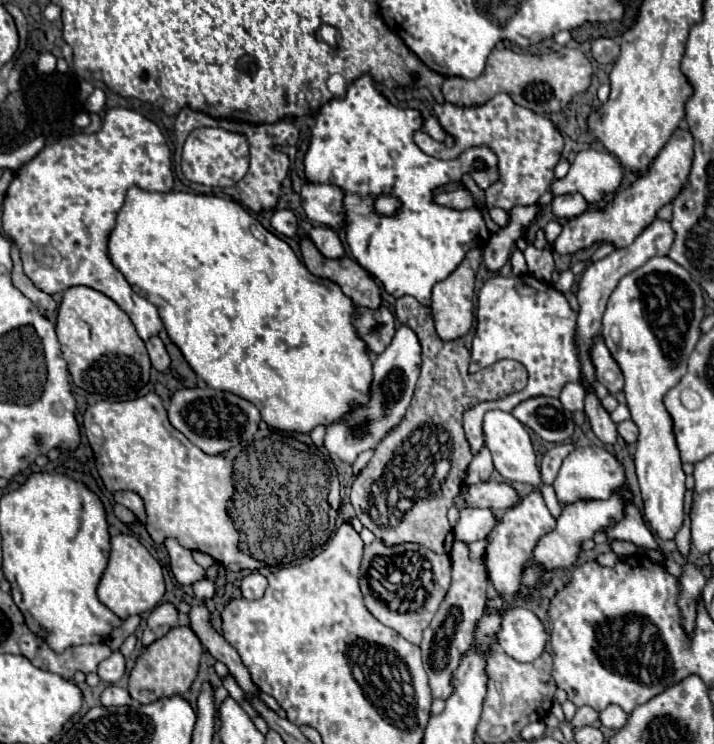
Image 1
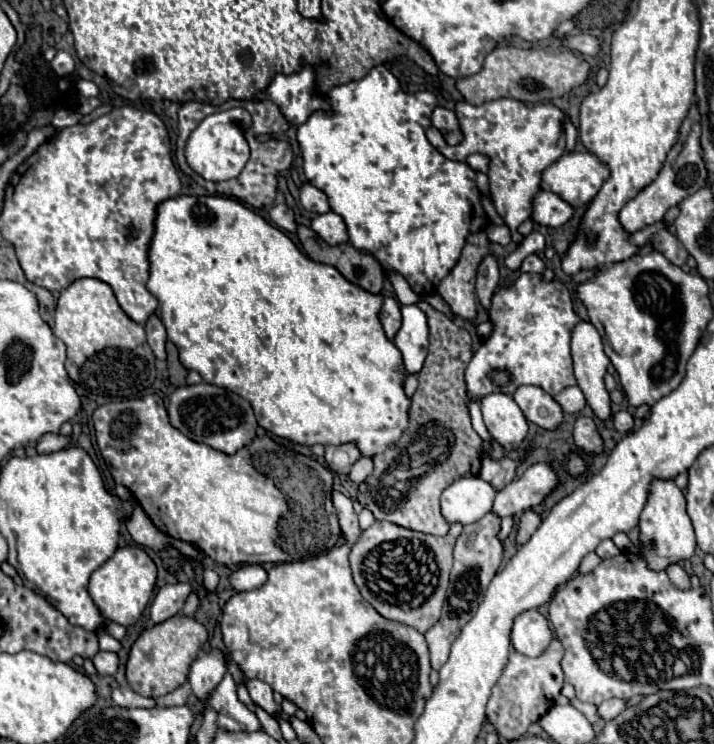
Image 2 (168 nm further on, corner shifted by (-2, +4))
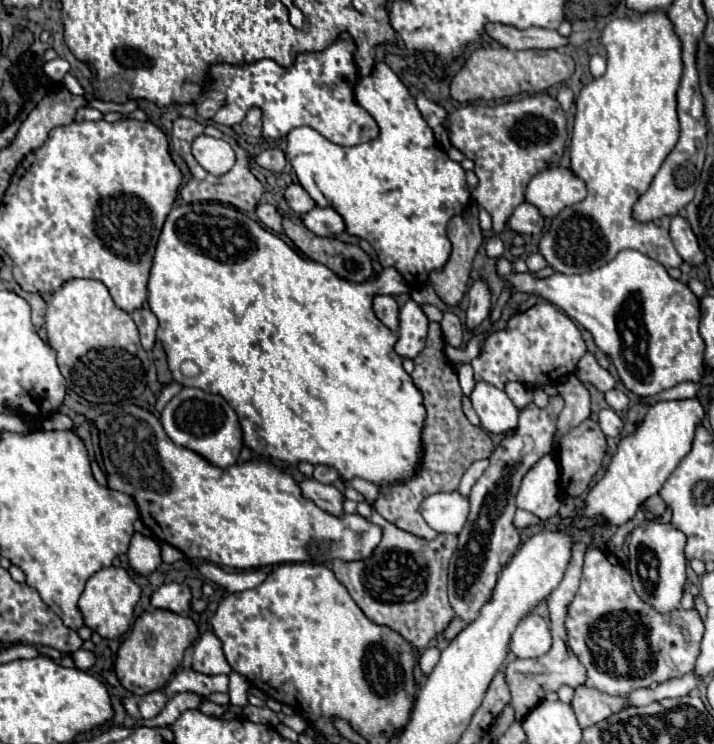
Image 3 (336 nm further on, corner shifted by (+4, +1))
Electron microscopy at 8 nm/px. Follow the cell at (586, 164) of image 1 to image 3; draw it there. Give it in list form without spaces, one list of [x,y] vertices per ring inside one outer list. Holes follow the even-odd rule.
[[[547,169],[537,173],[525,191],[525,201],[537,207],[537,211],[551,219],[555,217],[563,207],[569,207],[573,203],[579,203],[585,199],[587,187],[581,179],[577,179],[571,169]]]

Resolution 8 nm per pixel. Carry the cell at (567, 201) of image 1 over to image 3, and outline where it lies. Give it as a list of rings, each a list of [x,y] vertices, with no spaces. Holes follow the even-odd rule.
[[[521,203],[513,215],[507,219],[507,229],[519,233],[519,235],[527,235],[527,233],[541,233],[545,225],[545,219],[541,217],[541,213],[529,205],[529,203]]]

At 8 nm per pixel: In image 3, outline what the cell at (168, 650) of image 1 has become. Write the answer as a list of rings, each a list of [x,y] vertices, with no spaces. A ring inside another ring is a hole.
[[[165,609],[145,611],[141,617],[137,617],[129,637],[121,643],[117,651],[117,661],[115,661],[117,679],[133,695],[147,695],[151,691],[163,689],[165,683],[175,673],[175,669],[181,665],[183,651],[197,637],[199,637],[199,631],[191,617],[177,615]]]

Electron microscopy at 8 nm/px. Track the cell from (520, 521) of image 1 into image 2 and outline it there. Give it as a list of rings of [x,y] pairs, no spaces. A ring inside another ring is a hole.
[[[525,510],[517,520],[517,534],[515,534],[517,546],[523,546],[531,538],[531,534],[539,528],[539,524],[541,524],[541,516],[535,510]]]

